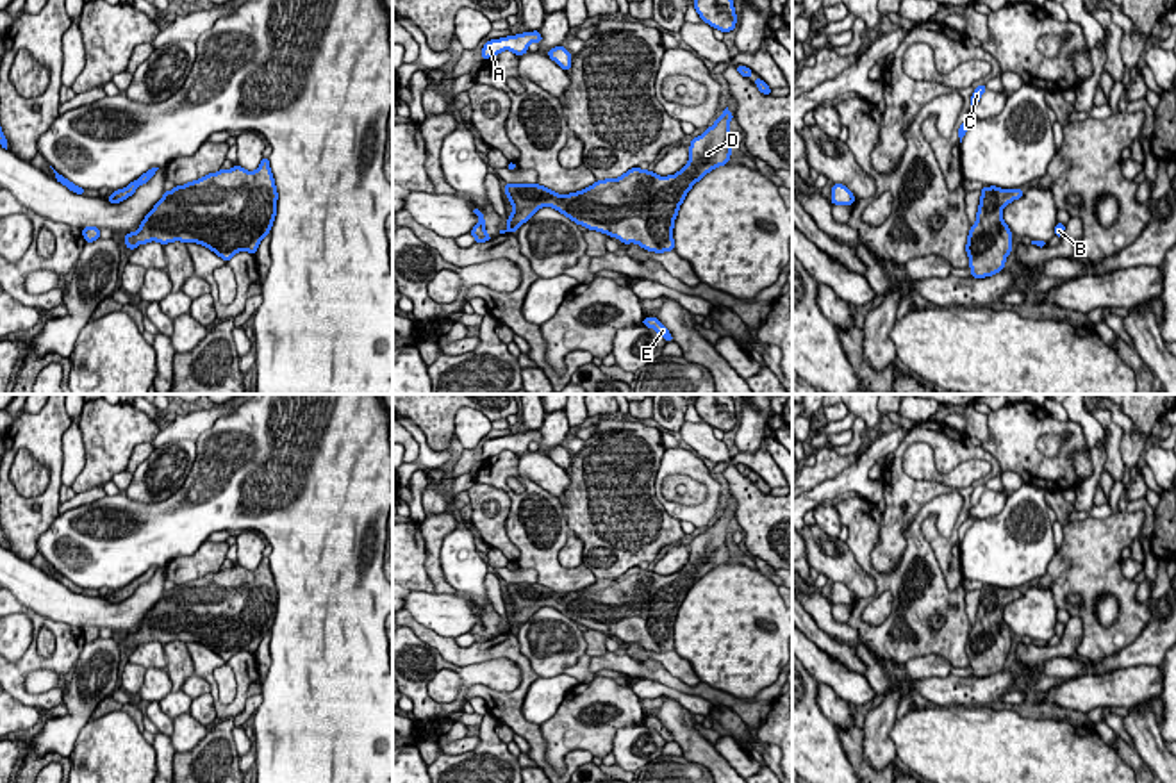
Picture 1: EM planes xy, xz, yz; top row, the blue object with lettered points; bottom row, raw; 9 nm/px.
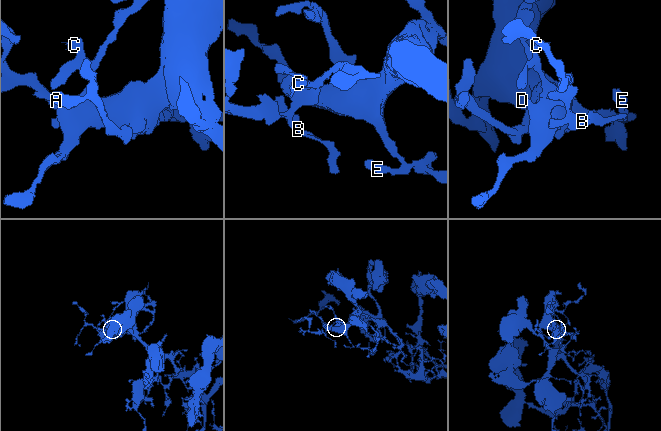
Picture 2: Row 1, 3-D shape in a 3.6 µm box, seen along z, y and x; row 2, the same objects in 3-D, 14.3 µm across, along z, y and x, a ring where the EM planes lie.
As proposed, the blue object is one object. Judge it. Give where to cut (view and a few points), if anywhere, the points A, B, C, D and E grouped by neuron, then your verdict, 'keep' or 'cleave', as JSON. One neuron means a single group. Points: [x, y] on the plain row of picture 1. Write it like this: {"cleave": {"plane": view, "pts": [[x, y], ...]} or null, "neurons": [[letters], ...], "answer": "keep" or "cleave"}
{"cleave": null, "neurons": [["A", "B", "C", "D", "E"]], "answer": "keep"}

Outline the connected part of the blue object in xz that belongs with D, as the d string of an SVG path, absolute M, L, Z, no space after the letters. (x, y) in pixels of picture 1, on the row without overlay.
M726 507L712 526L691 540L689 560L675 574L660 576L635 565L617 578L598 578L569 594L539 583L505 583L503 592L512 612L507 617L509 628L500 633L516 633L539 608L551 606L576 624L616 637L623 644L634 642L655 653L671 651L675 619L687 592L707 573L728 564L733 553L732 519Z

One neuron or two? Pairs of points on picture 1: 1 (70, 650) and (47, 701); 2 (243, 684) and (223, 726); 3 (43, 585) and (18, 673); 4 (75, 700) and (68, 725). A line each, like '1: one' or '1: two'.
1: one
2: two
3: two
4: one

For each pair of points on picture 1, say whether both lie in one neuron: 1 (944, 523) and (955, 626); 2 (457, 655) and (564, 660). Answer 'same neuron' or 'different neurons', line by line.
1: same neuron
2: different neurons

